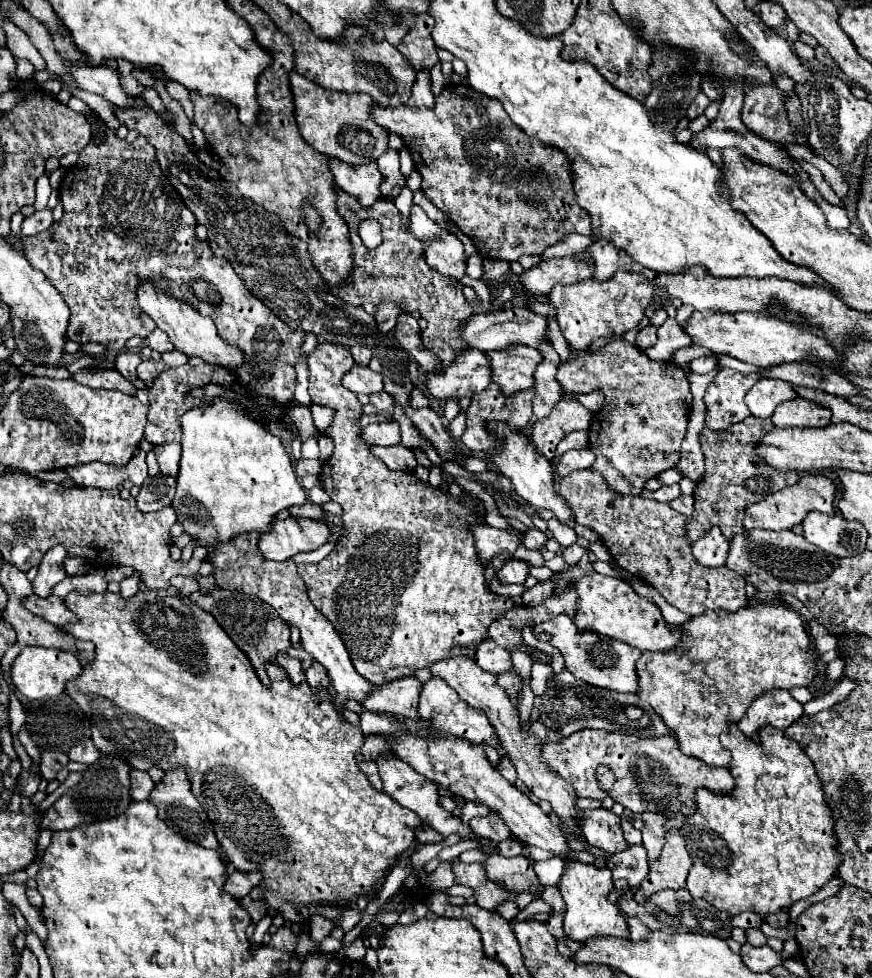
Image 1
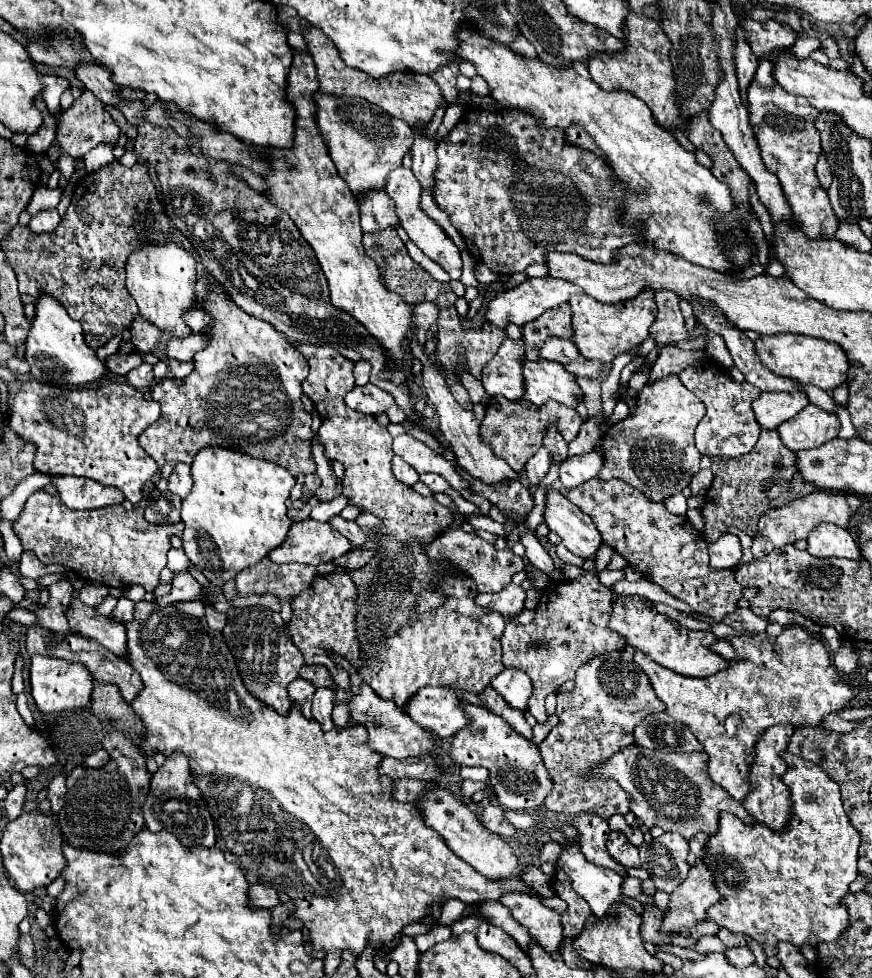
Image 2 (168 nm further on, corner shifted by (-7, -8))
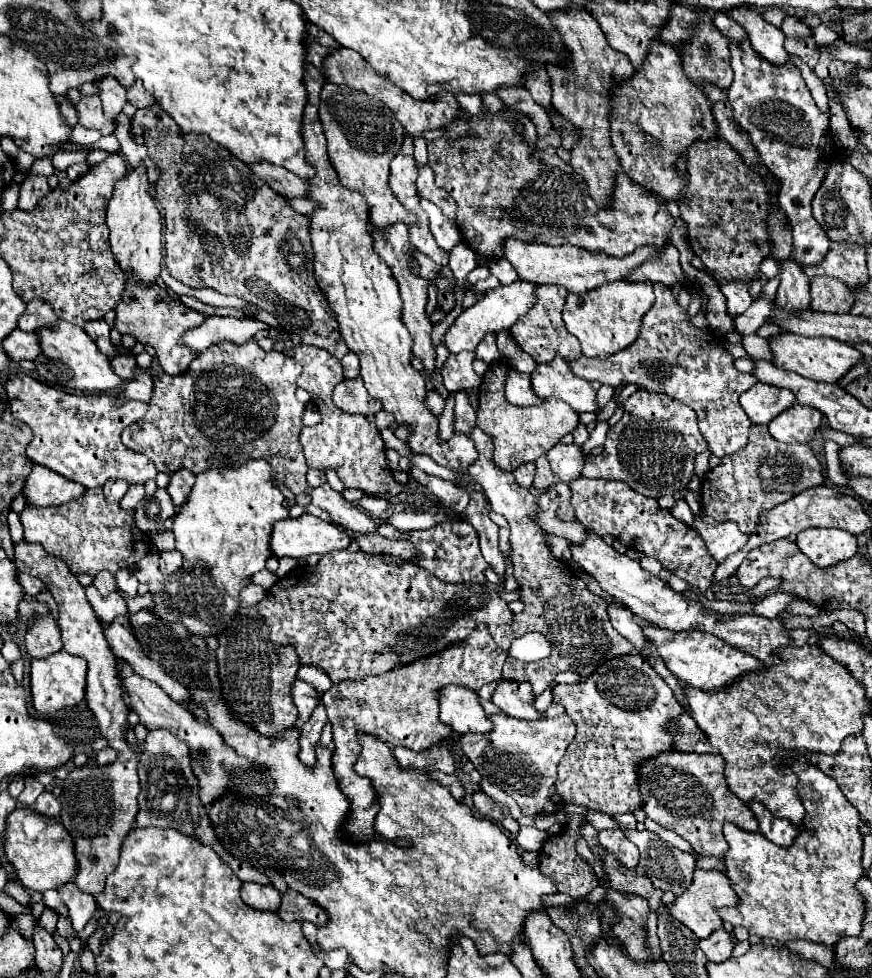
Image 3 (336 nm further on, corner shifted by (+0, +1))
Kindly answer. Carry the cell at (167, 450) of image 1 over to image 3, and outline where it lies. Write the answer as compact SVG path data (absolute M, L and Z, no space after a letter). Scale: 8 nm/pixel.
M179 469L179 471L171 473L171 483L169 483L169 487L167 487L167 493L171 495L175 507L185 505L185 501L187 501L187 497L189 497L189 491L191 491L193 483L195 483L195 475L193 475L191 471Z

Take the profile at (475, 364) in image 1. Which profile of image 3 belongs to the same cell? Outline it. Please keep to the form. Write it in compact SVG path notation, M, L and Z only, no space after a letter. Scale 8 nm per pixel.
M509 371L507 381L505 381L505 395L507 401L519 407L531 407L531 405L541 405L545 399L539 399L531 387L531 375L519 373L519 371Z

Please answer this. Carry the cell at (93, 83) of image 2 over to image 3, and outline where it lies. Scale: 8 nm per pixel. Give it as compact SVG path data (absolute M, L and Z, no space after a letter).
M111 77L103 79L101 83L97 83L97 87L101 89L99 97L103 101L103 113L105 113L105 117L115 119L121 113L123 105L127 103L127 97L125 97L127 89L123 85L119 85L119 81L115 81Z

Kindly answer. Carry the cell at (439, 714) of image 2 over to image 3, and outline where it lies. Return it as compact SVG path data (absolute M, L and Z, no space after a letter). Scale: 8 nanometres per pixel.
M445 687L445 691L439 691L439 705L439 719L451 725L457 735L489 733L493 729L491 719L479 703L479 695L469 687Z

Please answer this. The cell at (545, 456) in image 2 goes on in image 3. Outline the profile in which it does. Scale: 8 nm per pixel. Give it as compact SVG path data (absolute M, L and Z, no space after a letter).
M535 463L517 467L517 471L513 471L513 475L515 475L517 485L521 485L525 489L531 489L531 483L533 483L533 477L535 477Z

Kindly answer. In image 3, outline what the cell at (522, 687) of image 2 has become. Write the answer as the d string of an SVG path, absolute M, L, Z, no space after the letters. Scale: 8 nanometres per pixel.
M499 681L493 703L507 713L509 717L515 719L525 719L525 721L535 721L535 719L545 719L543 713L535 709L535 695L531 691L529 683L505 683Z

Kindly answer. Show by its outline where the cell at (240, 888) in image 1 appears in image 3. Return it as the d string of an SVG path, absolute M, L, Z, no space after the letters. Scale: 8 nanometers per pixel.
M243 883L241 885L241 899L261 911L277 913L281 905L281 893L273 885L259 885L259 883Z

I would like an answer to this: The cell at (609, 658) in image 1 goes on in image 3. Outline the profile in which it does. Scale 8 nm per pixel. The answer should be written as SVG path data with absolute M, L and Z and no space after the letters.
M625 655L621 659L607 661L579 685L555 685L553 701L565 707L567 715L577 727L577 735L569 743L567 753L559 763L559 779L555 785L565 803L593 807L593 811L607 815L633 813L635 809L643 807L637 777L639 765L661 753L675 751L675 741L673 737L669 737L667 727L683 713L667 683L649 667L649 663L645 663L645 659L641 659L639 655Z

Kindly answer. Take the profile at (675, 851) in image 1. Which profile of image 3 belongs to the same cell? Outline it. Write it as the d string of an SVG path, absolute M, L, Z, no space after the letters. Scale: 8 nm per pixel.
M697 869L695 871L695 879L693 879L693 887L689 887L689 891L685 891L683 895L679 895L675 899L675 903L669 905L669 911L673 917L677 917L677 921L681 921L683 925L687 925L699 939L709 937L713 931L723 927L721 917L717 915L719 907L733 907L739 903L737 893L731 887L731 881L719 873L719 871L703 871Z

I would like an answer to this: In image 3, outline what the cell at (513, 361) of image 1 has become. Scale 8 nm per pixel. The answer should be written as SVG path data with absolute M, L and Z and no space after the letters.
M561 357L553 359L551 363L537 365L537 369L531 373L533 391L537 391L539 397L555 397L565 403L569 403L577 413L597 413L597 391L589 385L589 381L577 377L569 363Z

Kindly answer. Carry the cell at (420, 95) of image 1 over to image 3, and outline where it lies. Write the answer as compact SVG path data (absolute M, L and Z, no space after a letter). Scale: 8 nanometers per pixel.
M429 165L421 167L419 177L417 177L417 191L421 193L421 197L425 197L431 203L435 203L437 207L441 207L441 211L447 219L455 221L455 201L451 199L451 195L447 191L433 185L433 179L435 179L435 175L433 175L431 167Z

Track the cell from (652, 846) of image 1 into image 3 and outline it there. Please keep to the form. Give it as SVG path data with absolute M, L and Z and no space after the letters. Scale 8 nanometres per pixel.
M625 831L629 841L633 841L641 853L639 865L645 869L647 877L655 887L663 891L673 891L681 895L693 883L695 859L669 843L661 841L651 831Z

